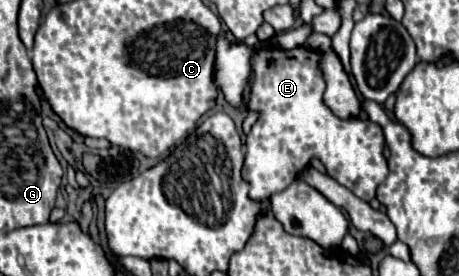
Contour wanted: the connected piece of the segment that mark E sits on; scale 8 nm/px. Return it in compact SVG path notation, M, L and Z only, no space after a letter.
M298 46L296 50L256 50L252 56L252 88L248 96L246 108L250 112L258 112L258 122L252 126L246 138L246 160L242 168L244 180L250 182L250 198L268 200L272 194L286 190L304 170L310 166L312 158L318 158L328 174L350 192L354 192L360 200L370 202L376 196L378 184L388 176L388 162L384 158L384 132L376 122L370 120L340 120L334 116L324 104L324 76L320 74L320 58L322 52Z

